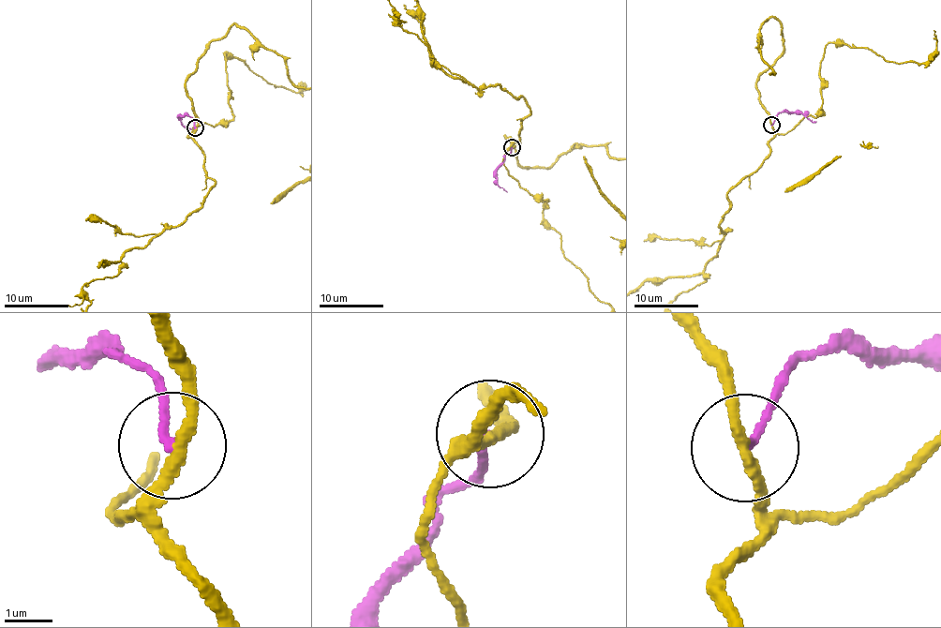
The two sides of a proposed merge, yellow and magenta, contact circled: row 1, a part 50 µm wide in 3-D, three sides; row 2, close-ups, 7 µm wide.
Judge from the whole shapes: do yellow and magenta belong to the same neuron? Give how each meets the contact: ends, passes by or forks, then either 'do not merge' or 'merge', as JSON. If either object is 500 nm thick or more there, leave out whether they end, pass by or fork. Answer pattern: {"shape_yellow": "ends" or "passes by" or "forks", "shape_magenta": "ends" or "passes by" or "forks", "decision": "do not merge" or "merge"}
{"shape_yellow": "passes by", "shape_magenta": "ends", "decision": "do not merge"}

